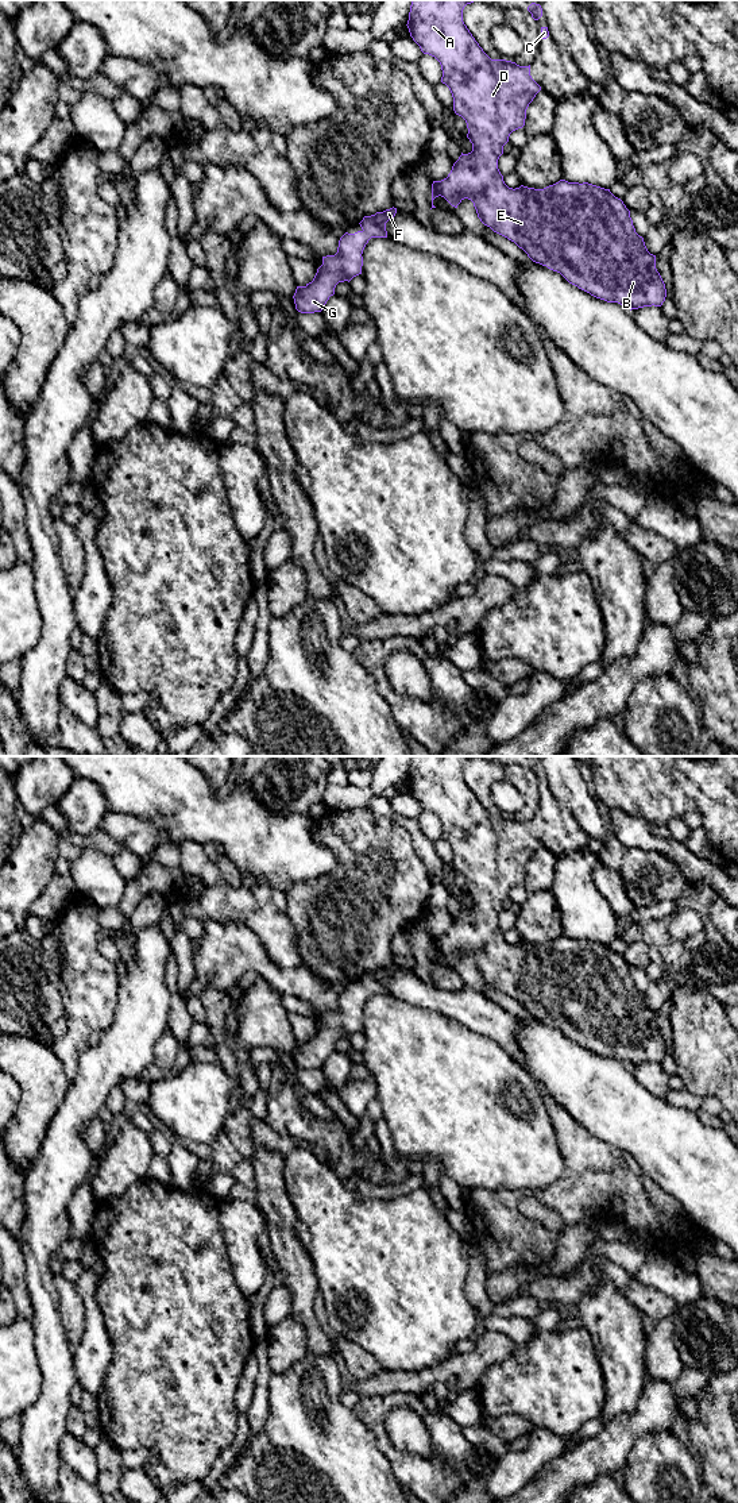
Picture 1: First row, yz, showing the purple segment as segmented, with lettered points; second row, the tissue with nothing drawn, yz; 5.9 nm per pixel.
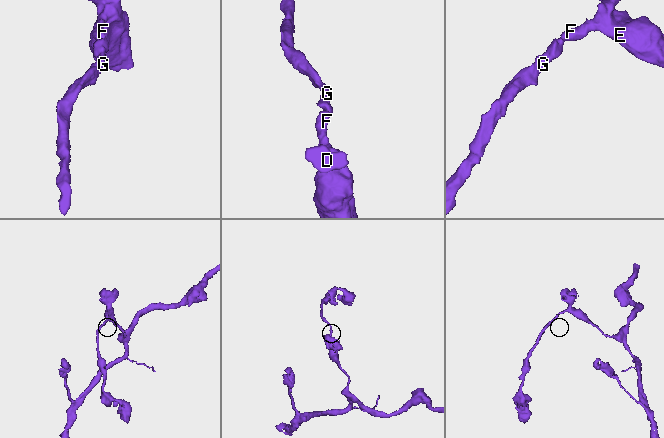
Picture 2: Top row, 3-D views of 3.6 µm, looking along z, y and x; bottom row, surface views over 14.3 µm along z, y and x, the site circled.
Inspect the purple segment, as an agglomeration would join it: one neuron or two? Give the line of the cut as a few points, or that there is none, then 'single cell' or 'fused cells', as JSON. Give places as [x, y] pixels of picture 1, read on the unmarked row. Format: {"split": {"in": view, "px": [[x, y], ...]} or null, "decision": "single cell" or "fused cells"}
{"split": null, "decision": "single cell"}

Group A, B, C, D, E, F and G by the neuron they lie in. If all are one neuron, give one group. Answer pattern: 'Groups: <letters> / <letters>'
Groups: A B C D E F G

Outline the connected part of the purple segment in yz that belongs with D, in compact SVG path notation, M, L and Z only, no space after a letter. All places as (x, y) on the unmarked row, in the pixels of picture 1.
M413 756L406 781L410 793L421 808L440 818L441 839L449 844L453 853L453 867L465 876L467 894L472 899L472 907L461 909L447 934L433 937L432 964L436 964L433 956L438 952L455 964L464 955L468 955L474 959L478 974L484 982L514 998L533 1018L560 1029L579 1045L607 1059L618 1059L630 1067L652 1061L661 1063L666 1053L666 1045L656 1025L656 1011L648 1007L644 994L635 988L630 967L610 945L565 936L544 945L523 941L513 945L505 940L498 925L498 916L503 910L503 902L509 898L510 890L525 882L526 866L541 843L532 835L530 821L519 822L506 816L491 816L483 808L463 778L463 766L471 759L474 756Z

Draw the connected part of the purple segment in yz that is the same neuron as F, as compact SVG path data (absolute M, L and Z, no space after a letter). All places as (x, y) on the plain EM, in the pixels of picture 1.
M397 964L364 972L359 979L362 986L345 988L335 1011L322 1013L322 1021L312 1038L297 1043L293 1052L295 1065L301 1070L321 1068L339 1038L351 1037L362 1030L363 1006L371 994L387 994L386 979L394 975Z

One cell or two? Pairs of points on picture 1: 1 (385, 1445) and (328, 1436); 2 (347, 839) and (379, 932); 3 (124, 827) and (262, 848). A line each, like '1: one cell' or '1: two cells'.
1: two cells
2: one cell
3: two cells

